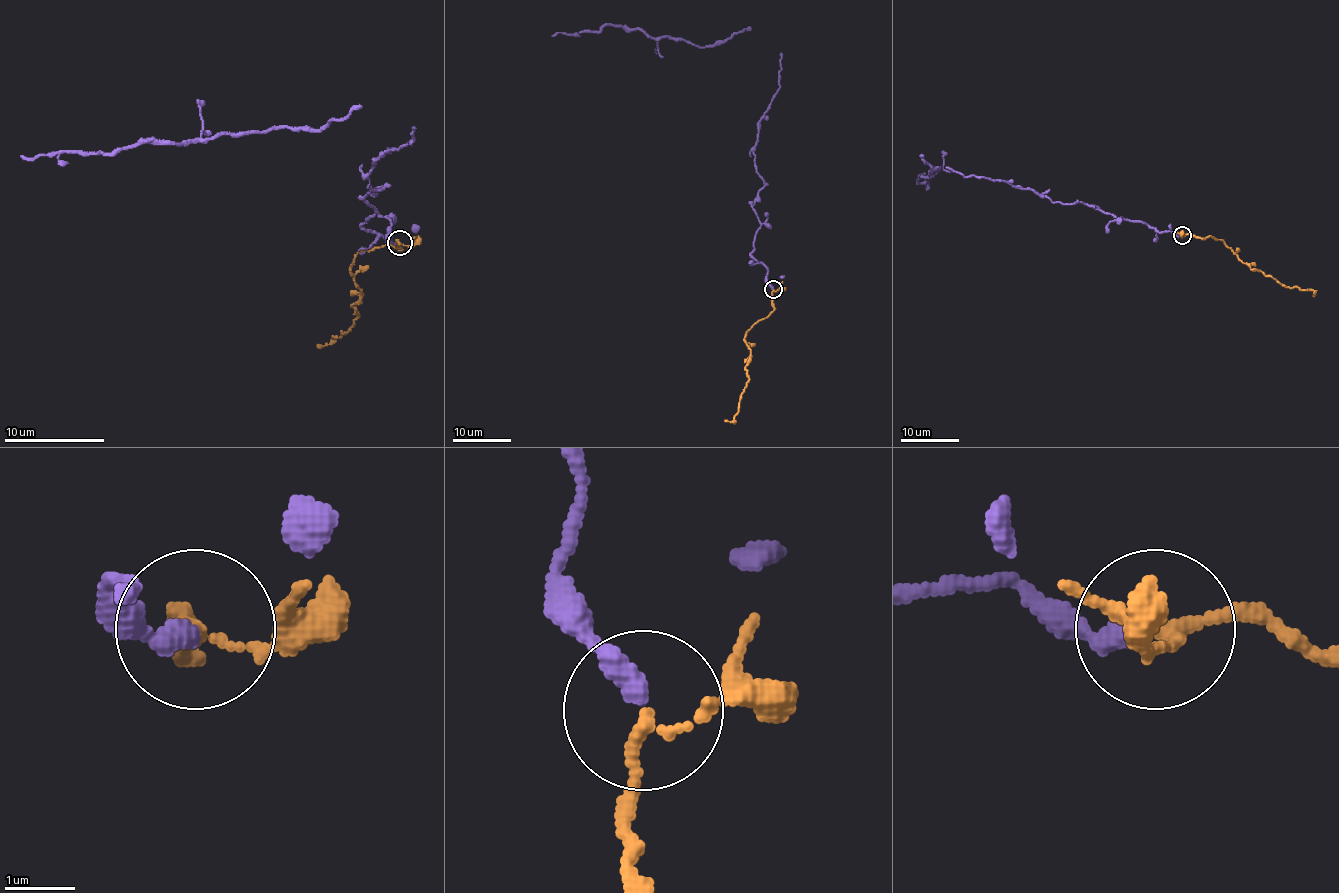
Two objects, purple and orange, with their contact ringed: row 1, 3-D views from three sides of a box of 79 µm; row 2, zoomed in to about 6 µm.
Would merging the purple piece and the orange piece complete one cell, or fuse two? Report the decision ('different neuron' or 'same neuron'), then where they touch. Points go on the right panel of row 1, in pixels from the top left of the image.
same neuron | (1182, 235)

